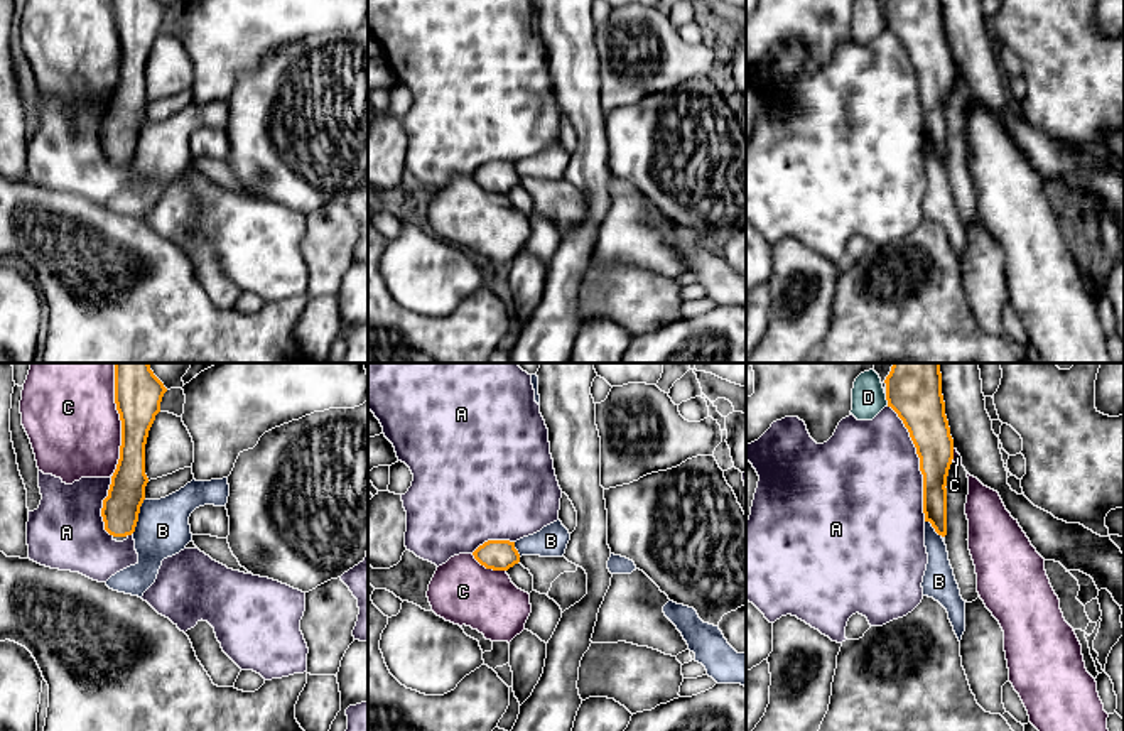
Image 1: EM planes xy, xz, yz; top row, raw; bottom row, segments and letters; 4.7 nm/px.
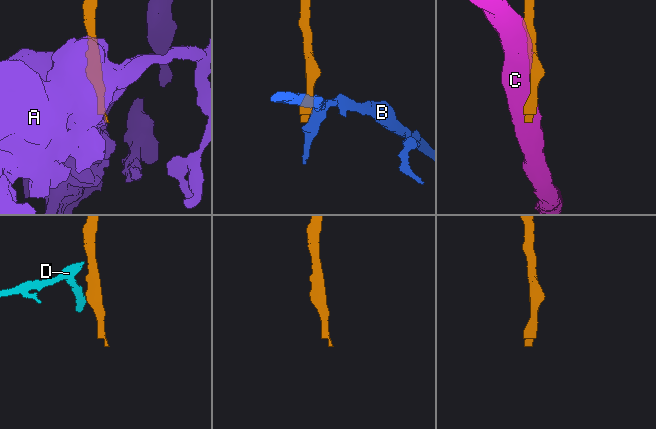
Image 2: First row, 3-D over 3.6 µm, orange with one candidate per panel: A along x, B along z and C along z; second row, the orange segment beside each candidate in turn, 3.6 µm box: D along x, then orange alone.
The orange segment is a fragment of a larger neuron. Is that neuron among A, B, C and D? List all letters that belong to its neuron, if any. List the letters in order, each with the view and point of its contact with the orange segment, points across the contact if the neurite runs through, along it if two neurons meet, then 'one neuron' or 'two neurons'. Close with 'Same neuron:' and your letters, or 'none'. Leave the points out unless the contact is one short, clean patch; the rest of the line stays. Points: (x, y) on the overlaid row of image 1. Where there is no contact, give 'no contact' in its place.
A: yz (920, 463) | two neurons
B: xy (137, 515) | along xy (144, 498), (137, 525), (132, 532) | two neurons
C: xy (120, 419) | two neurons
D: yz (886, 399) | along yz (885, 394), (888, 404) | two neurons
Same neuron: none

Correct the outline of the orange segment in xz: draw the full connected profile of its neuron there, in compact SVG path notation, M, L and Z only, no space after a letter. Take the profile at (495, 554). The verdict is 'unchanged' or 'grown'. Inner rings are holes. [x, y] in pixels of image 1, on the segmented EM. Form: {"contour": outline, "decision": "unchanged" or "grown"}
{"contour": "M488 540L473 555L481 566L493 571L508 571L520 562L515 542L510 540Z", "decision": "unchanged"}

